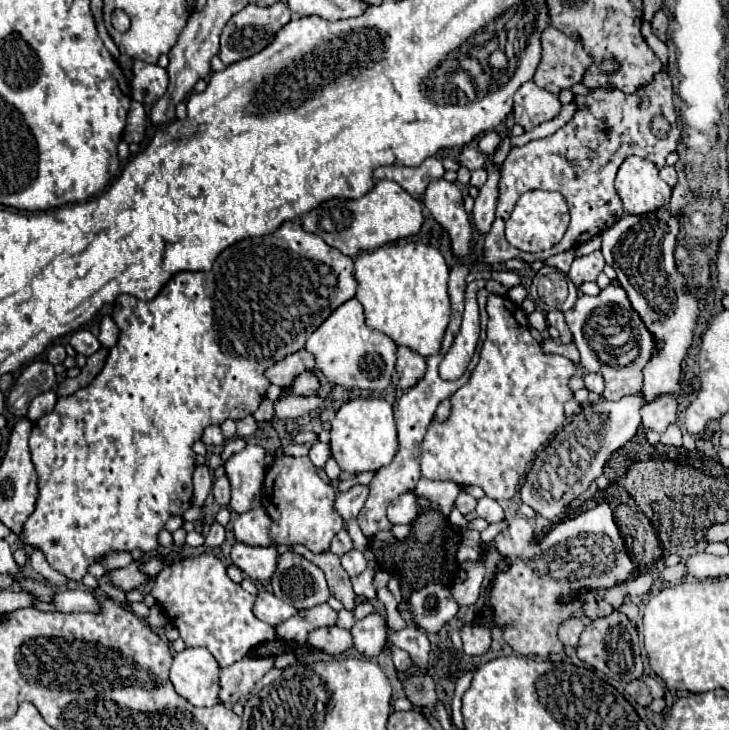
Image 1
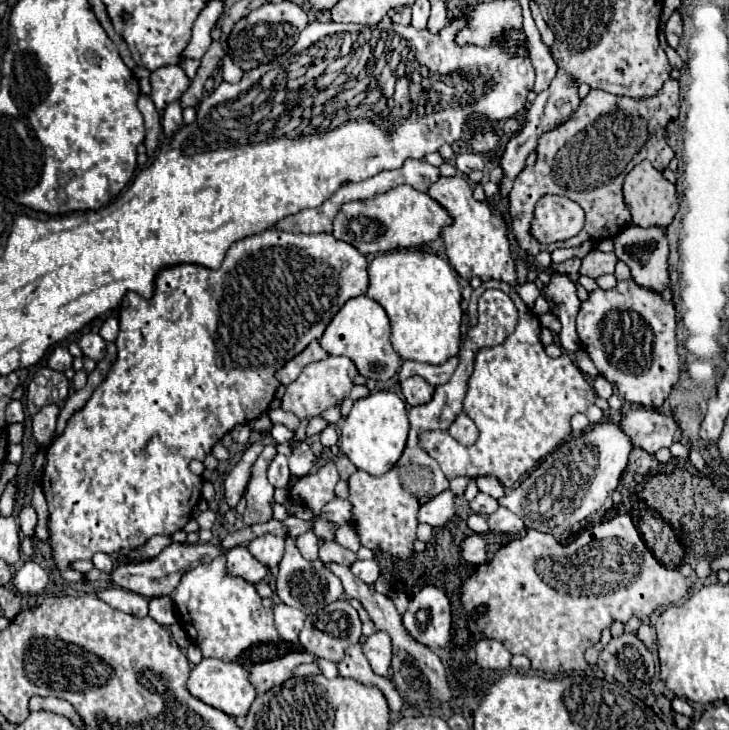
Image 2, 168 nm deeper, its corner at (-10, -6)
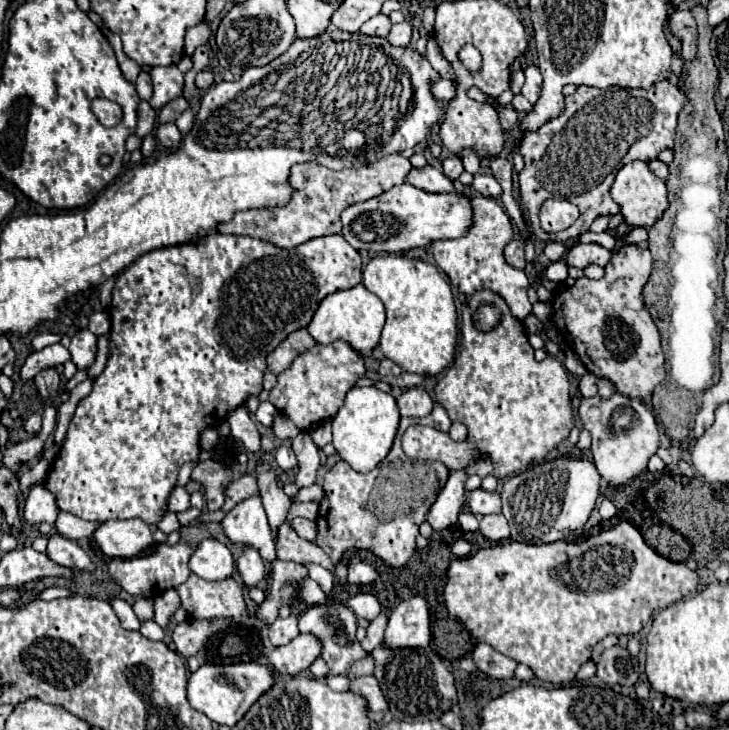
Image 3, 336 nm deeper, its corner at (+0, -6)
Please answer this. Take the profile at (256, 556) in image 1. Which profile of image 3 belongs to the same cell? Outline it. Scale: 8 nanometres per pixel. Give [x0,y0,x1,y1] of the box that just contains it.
[190,537,234,581]

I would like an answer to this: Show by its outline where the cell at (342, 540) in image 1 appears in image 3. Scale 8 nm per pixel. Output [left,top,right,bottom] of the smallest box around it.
[290,517,316,541]

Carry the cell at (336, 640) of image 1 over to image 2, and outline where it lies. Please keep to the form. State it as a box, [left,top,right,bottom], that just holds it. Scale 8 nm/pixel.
[336,643,402,711]

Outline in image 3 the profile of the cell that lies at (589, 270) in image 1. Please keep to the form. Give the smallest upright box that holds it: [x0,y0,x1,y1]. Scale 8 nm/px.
[566,243,612,269]

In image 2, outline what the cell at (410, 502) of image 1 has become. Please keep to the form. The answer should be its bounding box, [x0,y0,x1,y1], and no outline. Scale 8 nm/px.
[418,491,454,527]

